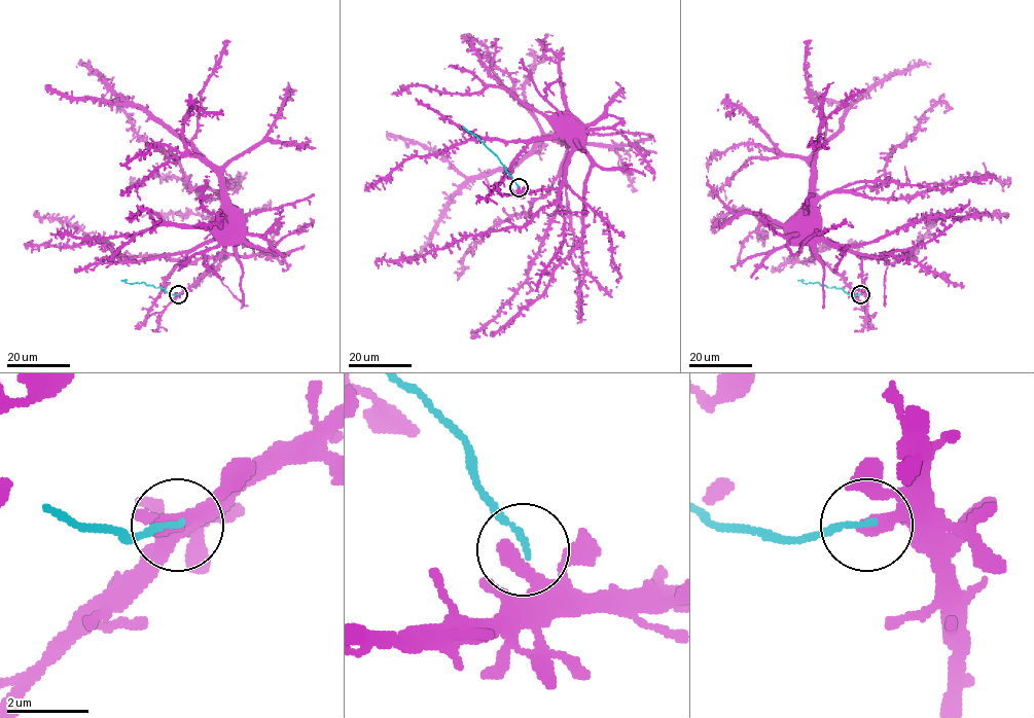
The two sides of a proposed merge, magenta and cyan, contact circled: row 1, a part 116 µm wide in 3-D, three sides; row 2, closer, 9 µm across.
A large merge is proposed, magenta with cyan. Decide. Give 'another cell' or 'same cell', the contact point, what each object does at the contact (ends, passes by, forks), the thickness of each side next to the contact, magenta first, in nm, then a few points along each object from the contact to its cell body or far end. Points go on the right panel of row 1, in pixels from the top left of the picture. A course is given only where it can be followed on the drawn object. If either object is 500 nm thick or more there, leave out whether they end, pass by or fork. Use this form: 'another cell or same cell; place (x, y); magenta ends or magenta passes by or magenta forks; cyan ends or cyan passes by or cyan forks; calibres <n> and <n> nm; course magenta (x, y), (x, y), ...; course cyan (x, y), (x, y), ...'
another cell; place (860, 294); magenta ends; cyan ends; calibres 440 and 140 nm; course magenta (860, 294), (861, 260), (820, 230), (811, 156), (867, 90), (916, 65), (930, 64); course cyan (860, 294), (852, 295), (841, 288), (797, 281)

